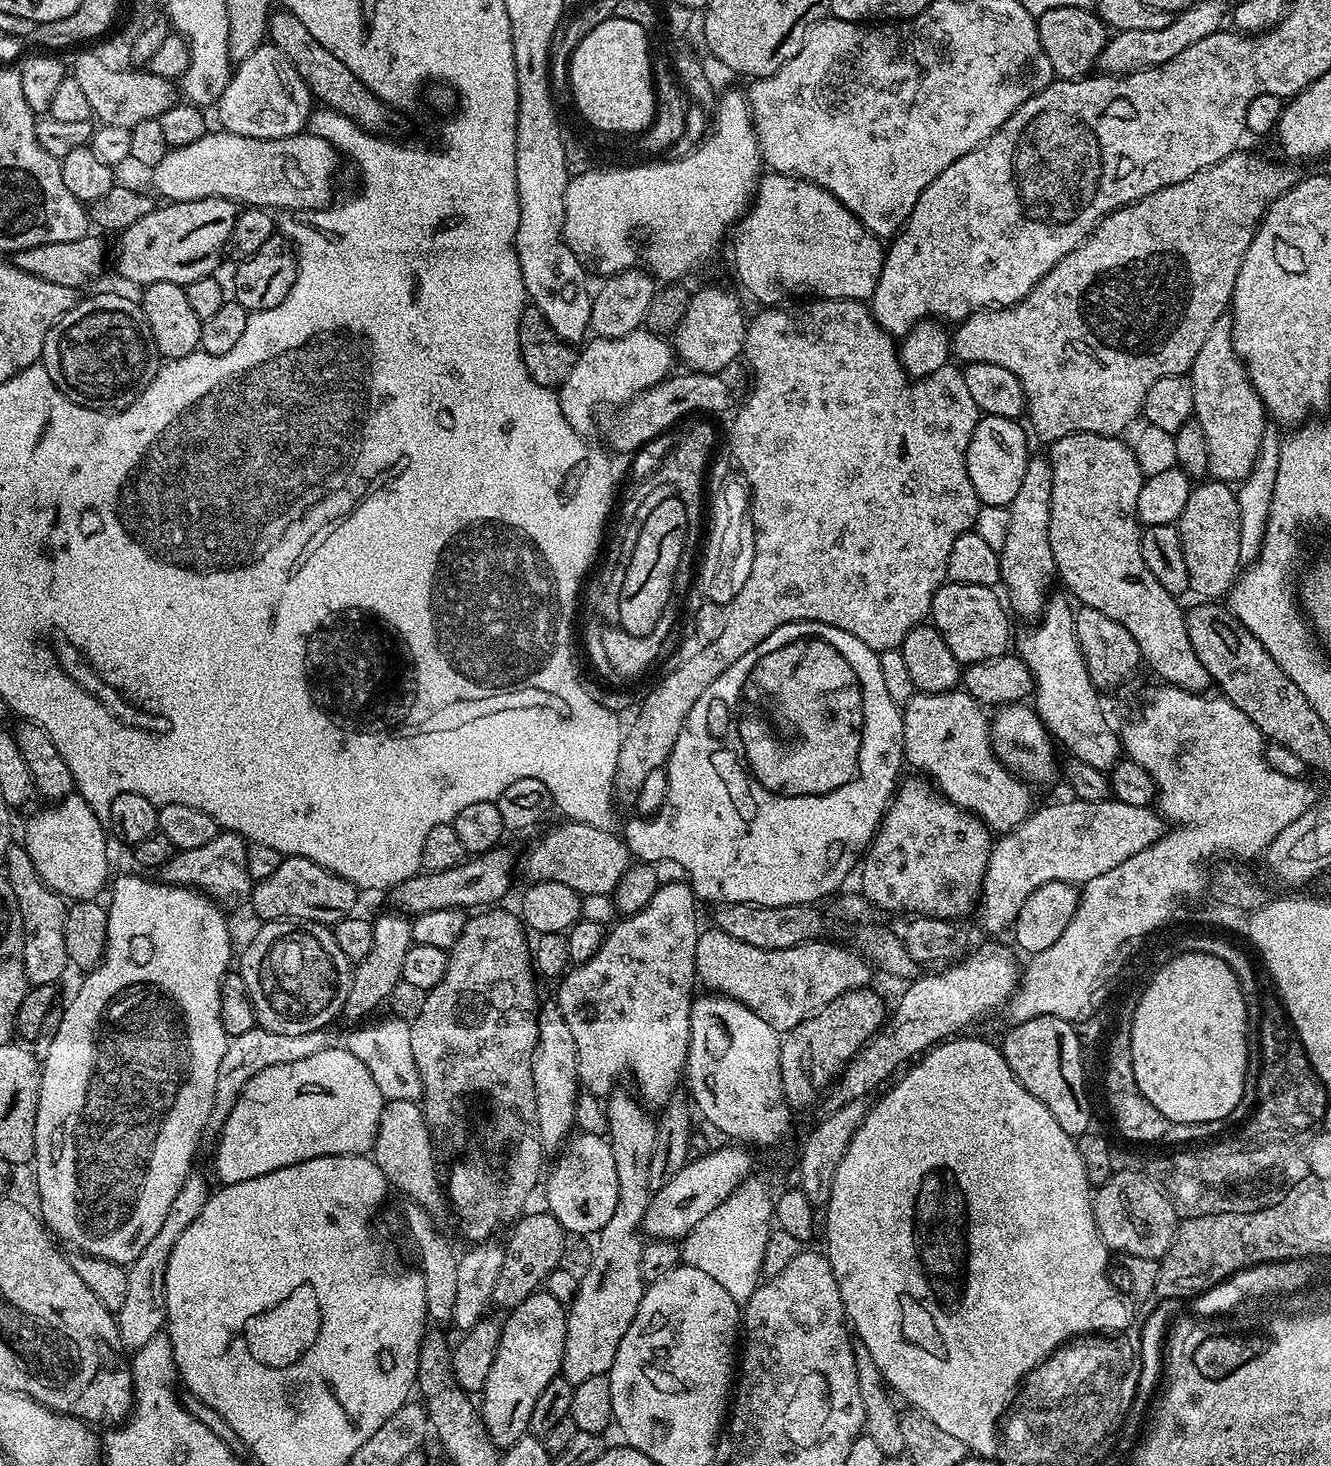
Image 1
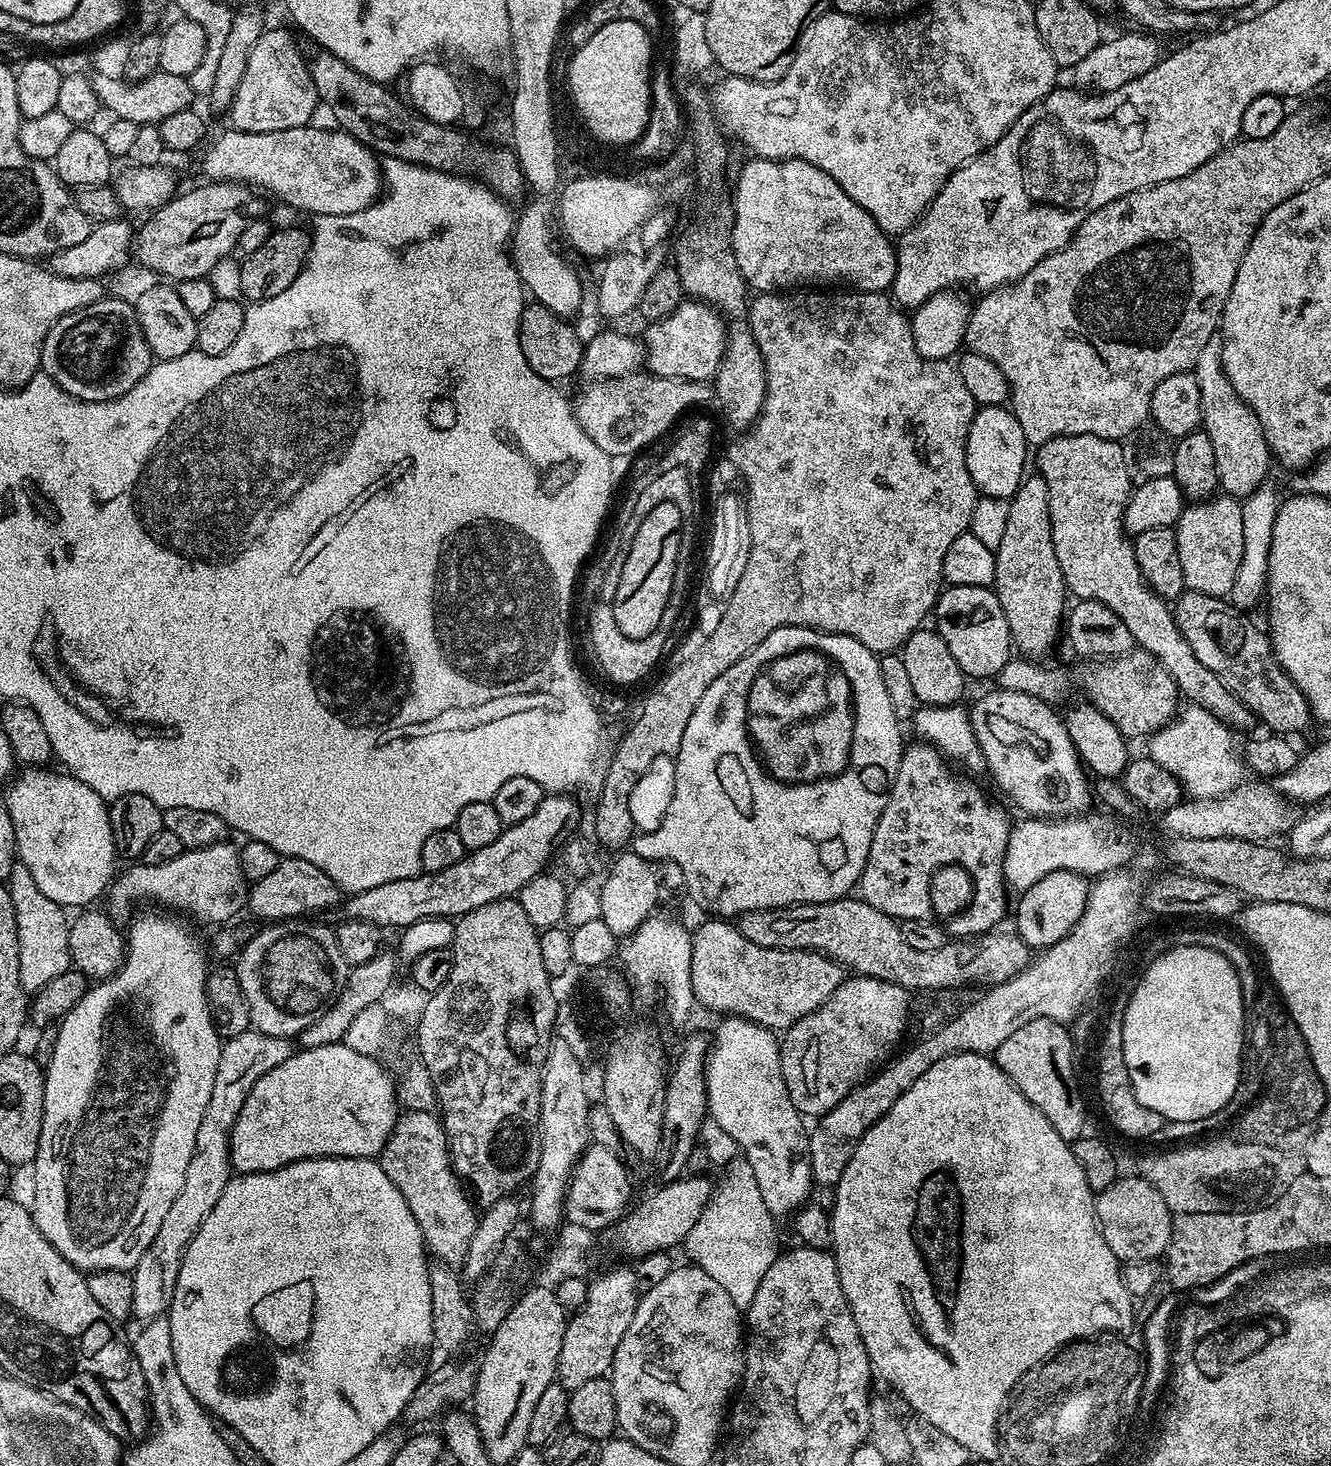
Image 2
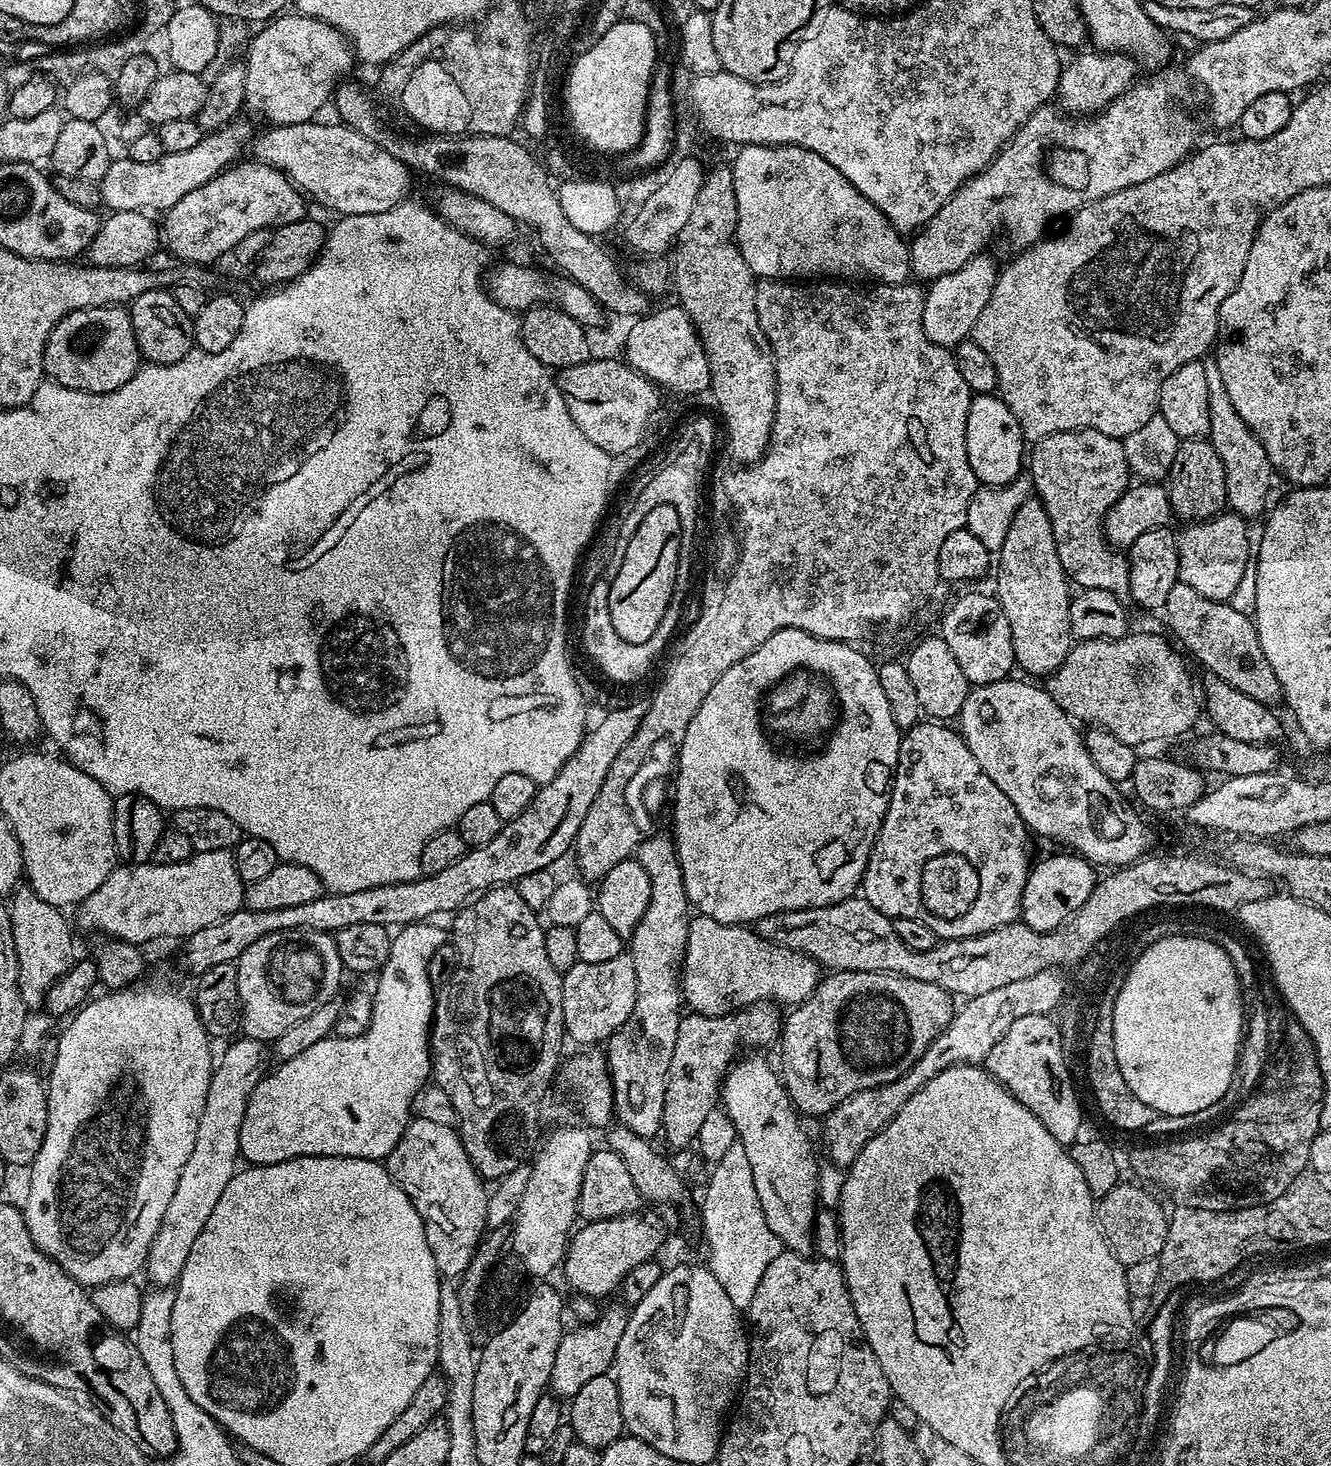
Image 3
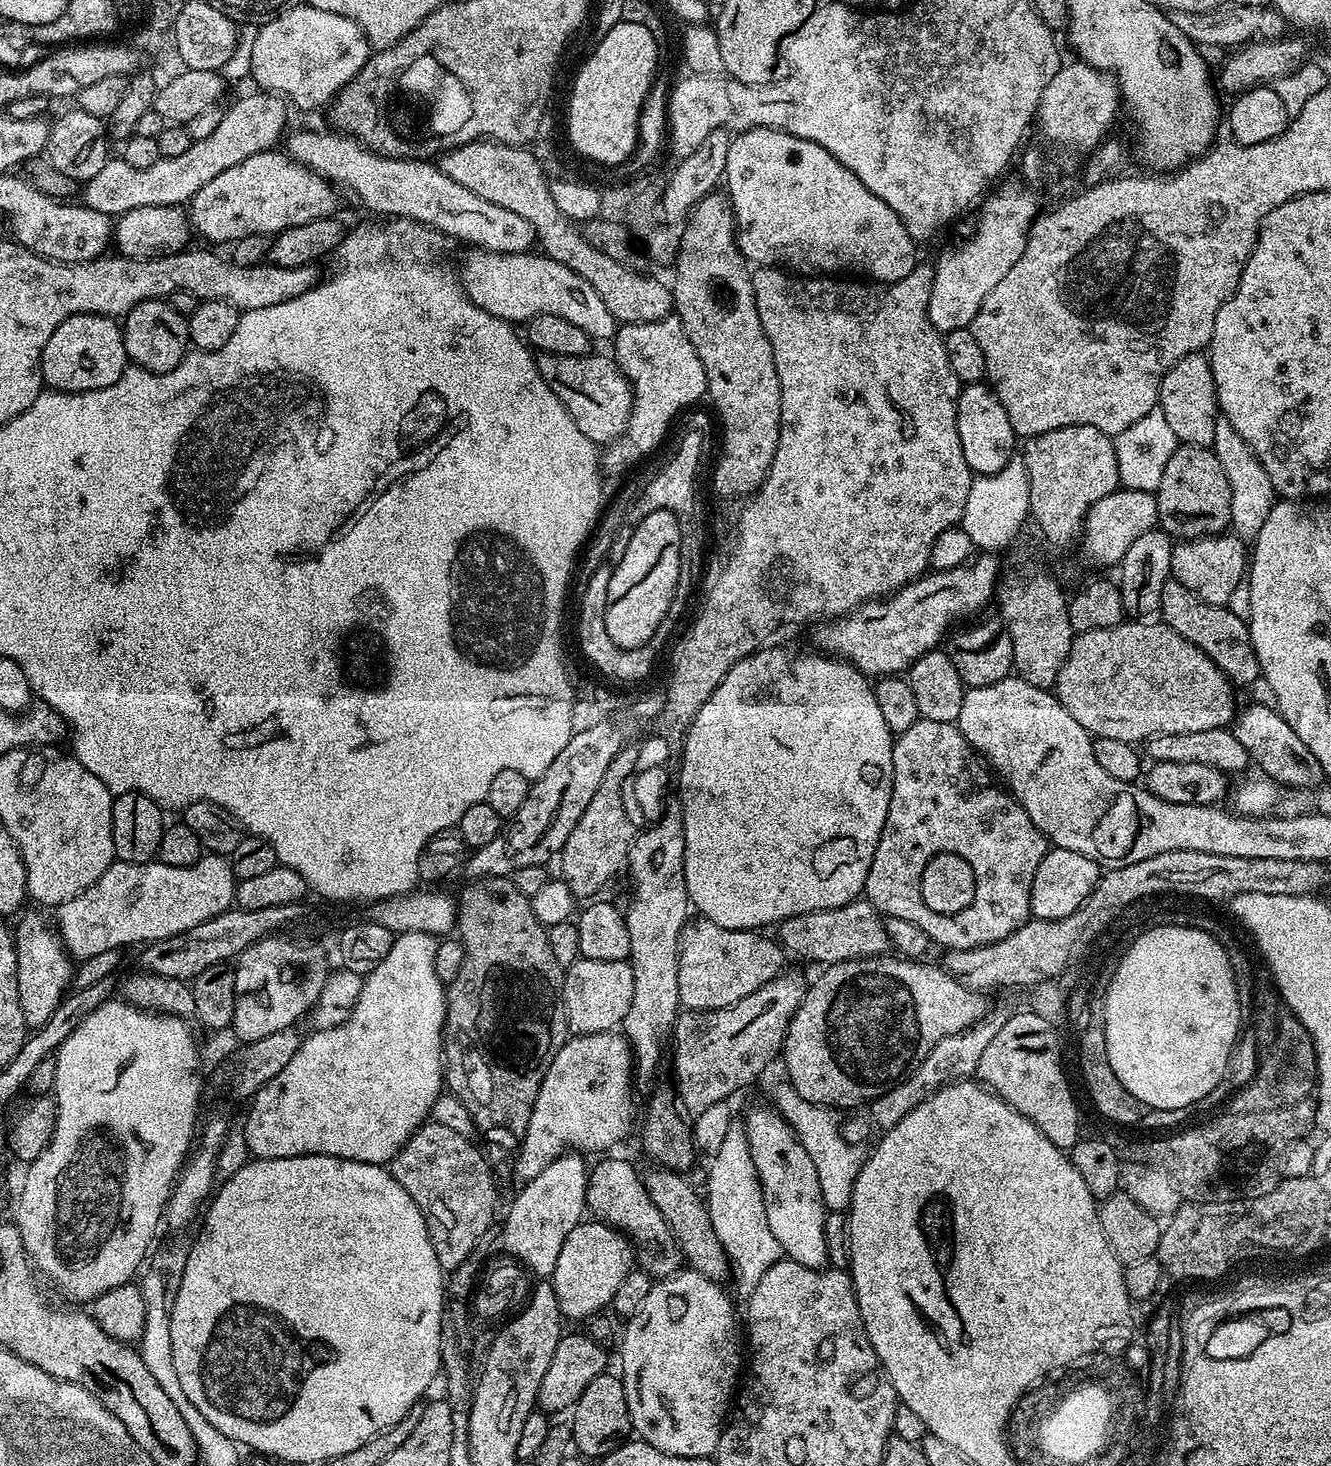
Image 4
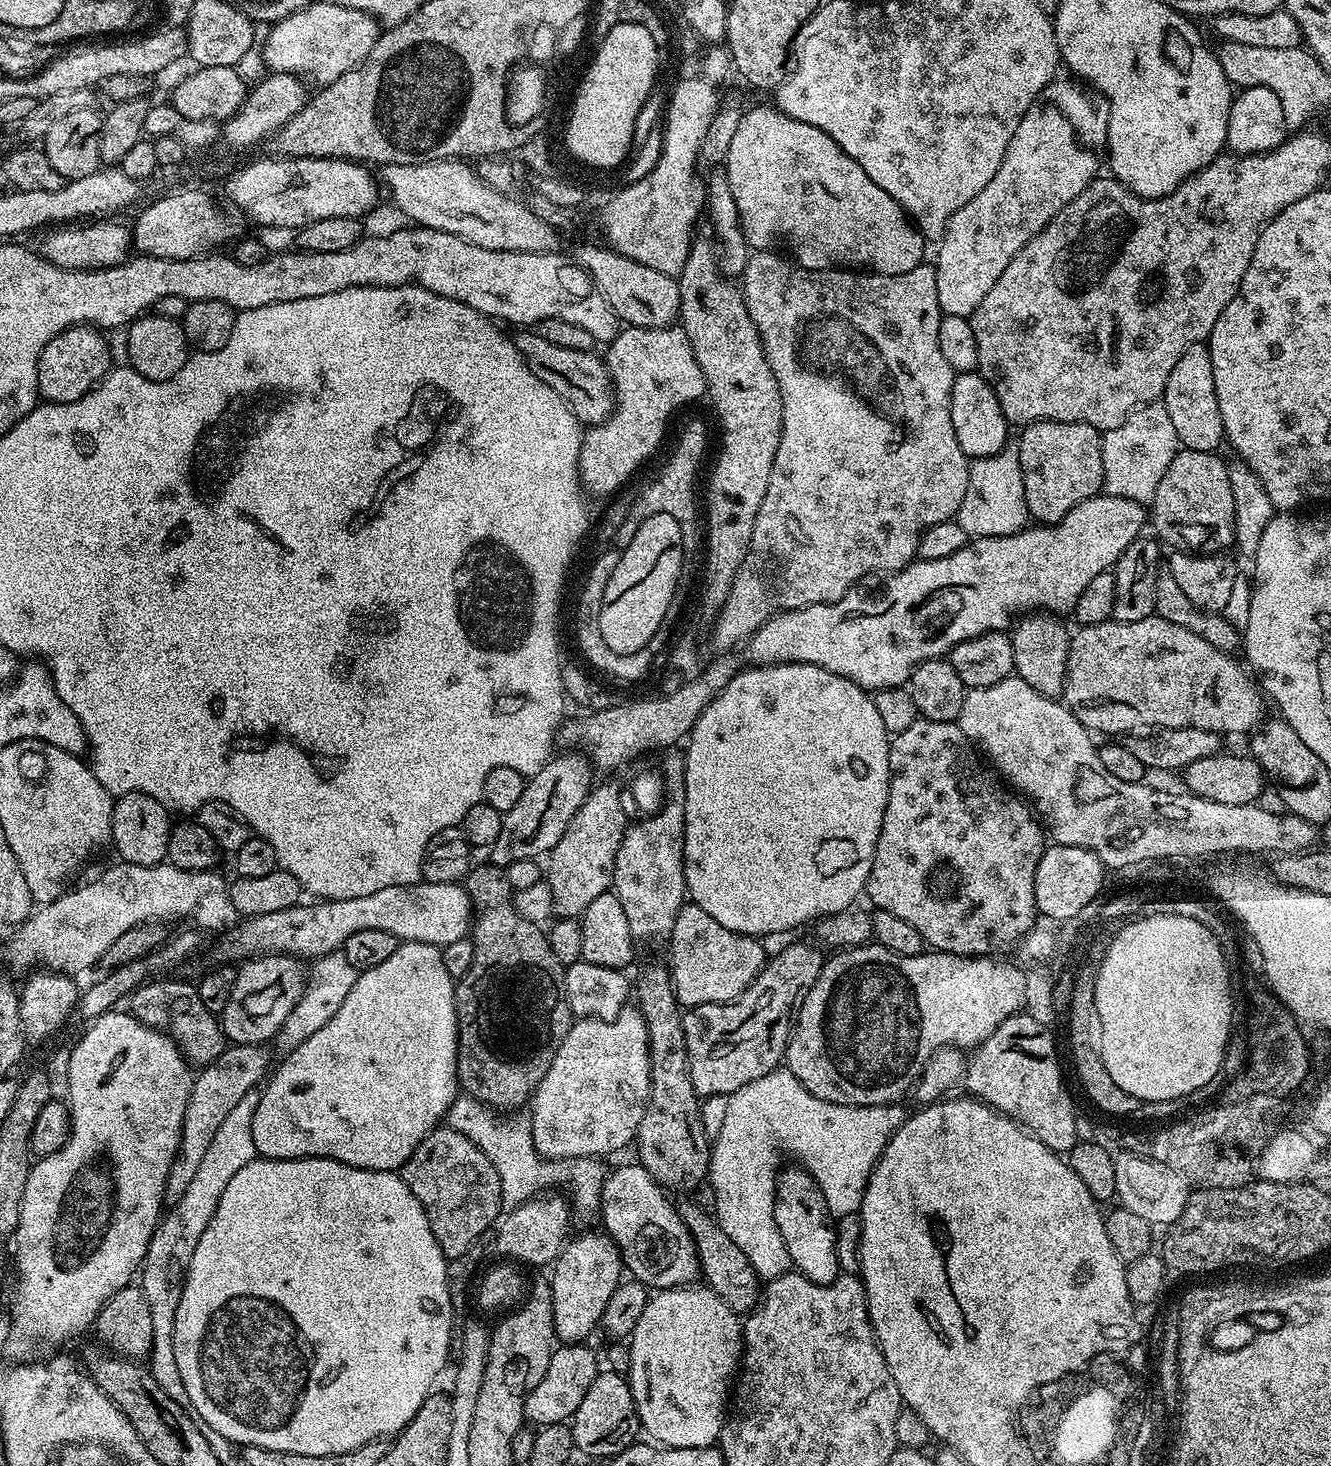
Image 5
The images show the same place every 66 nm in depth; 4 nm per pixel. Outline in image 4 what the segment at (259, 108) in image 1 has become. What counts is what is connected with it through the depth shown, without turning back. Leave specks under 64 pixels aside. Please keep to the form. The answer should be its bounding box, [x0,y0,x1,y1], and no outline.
[252,2,372,112]

